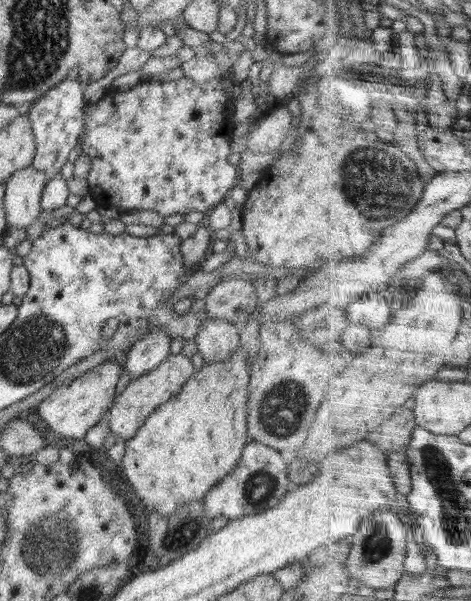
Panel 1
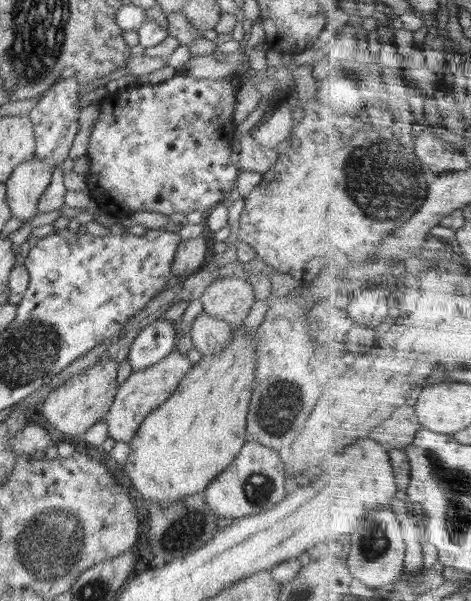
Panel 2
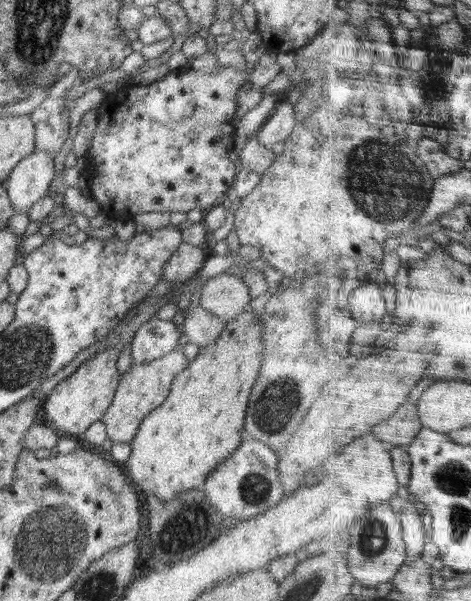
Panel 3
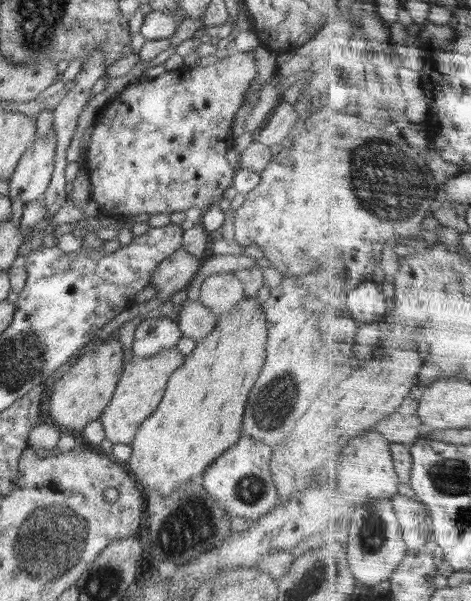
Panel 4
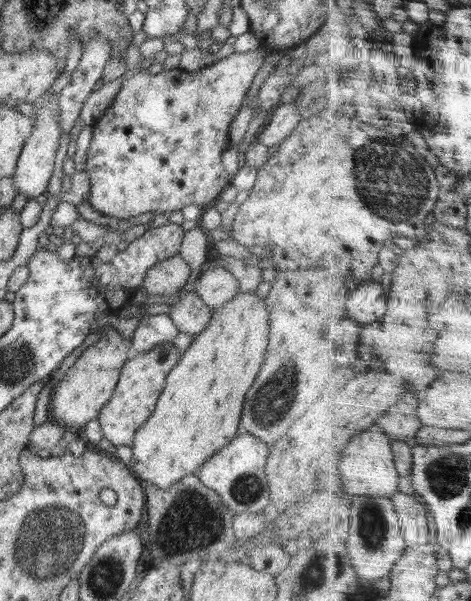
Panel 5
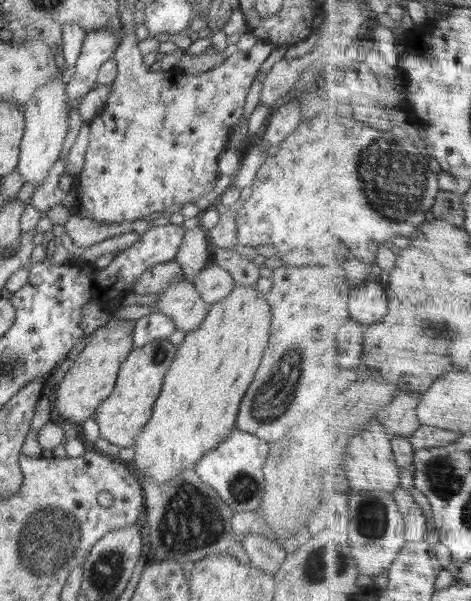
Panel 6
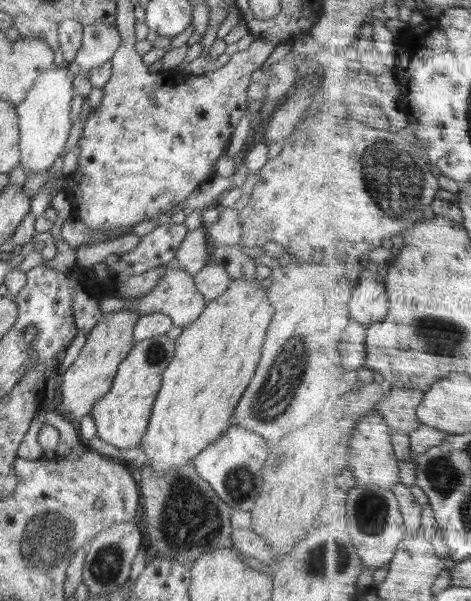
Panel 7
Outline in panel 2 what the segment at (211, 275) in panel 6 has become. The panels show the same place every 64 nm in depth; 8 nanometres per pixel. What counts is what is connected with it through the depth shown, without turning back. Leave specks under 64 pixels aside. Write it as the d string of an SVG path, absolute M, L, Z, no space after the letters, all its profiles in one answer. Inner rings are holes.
M221 275L199 299L203 312L228 322L234 329L243 328L244 320L256 301L252 285L244 275Z

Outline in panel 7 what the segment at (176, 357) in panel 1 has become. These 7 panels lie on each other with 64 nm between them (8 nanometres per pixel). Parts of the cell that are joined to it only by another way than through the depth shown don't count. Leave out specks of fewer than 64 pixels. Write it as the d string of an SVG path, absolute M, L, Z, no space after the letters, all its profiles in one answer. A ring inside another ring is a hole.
M166 335L135 342L126 359L118 365L112 388L92 405L88 414L96 423L97 436L104 442L120 450L139 448L149 423L153 402L162 385L164 369L175 356L175 346L175 342Z

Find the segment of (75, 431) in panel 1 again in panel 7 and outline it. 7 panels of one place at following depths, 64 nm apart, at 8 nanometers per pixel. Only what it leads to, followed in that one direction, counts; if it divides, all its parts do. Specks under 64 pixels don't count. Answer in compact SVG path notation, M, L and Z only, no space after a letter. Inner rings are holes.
M131 310L102 315L96 326L87 334L86 345L82 348L80 356L68 367L58 384L57 403L60 412L66 416L76 416L80 420L89 414L92 405L100 397L108 394L116 377L118 365L135 346L133 330L139 318L140 316Z

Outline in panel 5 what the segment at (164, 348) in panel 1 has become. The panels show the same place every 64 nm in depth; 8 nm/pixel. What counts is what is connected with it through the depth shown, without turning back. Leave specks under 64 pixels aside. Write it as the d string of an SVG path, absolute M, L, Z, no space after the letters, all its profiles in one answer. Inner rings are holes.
M168 314L145 315L136 326L132 353L144 353L158 344L173 344L179 331Z

